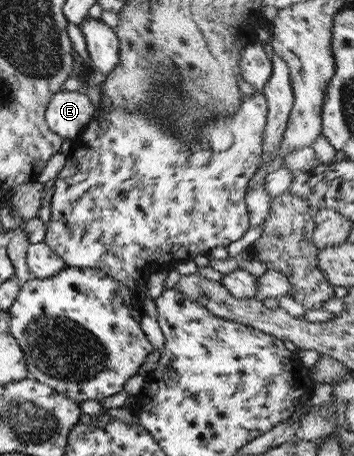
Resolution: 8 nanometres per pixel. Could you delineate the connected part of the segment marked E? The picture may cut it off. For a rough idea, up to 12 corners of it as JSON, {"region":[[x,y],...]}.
{"region":[[81,90],[54,93],[44,122],[73,140],[95,107]]}

